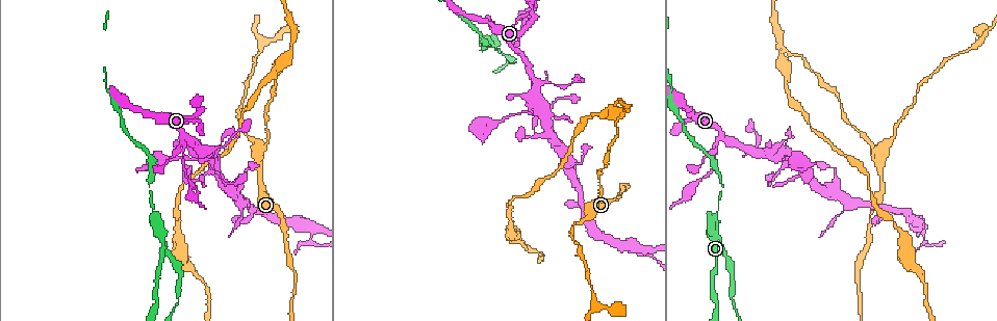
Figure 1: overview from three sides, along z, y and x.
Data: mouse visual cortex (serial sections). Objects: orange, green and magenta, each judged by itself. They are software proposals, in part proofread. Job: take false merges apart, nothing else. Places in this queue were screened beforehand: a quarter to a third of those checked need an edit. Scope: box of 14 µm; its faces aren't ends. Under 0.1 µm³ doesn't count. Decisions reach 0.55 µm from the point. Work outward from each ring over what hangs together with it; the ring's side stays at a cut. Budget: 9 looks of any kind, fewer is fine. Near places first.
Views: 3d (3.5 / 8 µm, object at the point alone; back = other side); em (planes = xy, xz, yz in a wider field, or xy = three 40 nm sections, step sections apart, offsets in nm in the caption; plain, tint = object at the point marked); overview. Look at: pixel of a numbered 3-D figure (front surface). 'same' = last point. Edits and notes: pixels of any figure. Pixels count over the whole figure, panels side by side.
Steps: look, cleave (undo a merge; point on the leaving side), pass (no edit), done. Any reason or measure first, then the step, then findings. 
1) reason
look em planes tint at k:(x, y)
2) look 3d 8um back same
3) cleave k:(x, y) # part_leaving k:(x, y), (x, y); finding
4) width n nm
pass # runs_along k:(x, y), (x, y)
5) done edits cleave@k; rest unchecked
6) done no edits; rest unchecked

three arms meet
look 3d 3.5um at 1:(185, 134)

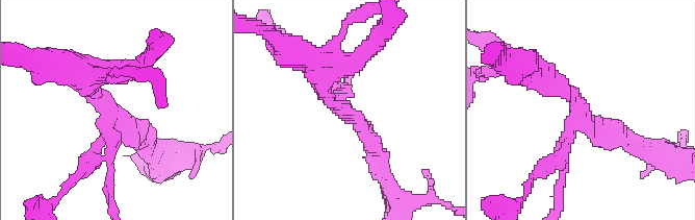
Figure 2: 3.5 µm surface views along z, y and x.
look em xy step 5 tint at 2:(113, 113)

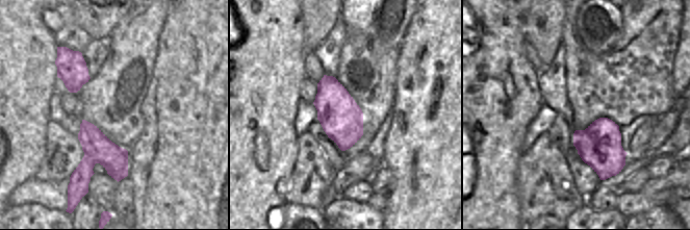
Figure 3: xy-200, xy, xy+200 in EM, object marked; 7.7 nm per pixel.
another direction
look em xy step 3 tint same

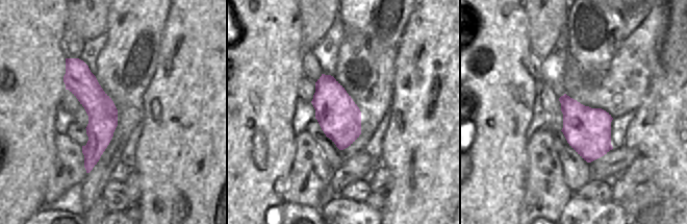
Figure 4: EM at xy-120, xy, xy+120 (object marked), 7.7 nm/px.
width 320 nm
pass # runs_along 2:(538, 75), (632, 146); one cell here

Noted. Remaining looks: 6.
thin neck
look 3d 3.5um back at 1:(154, 208)

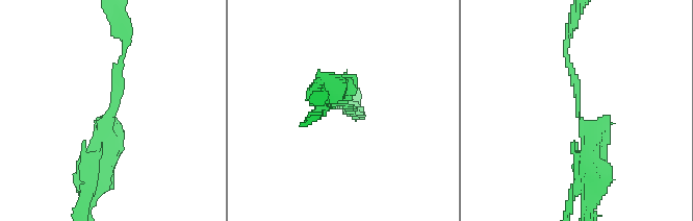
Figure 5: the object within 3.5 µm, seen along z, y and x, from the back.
arm_widths 100, 300 nm; now the EM
look em planes tint at 5:(112, 105)

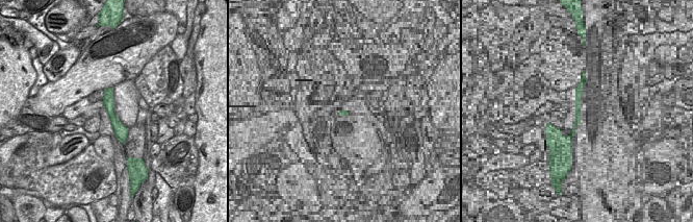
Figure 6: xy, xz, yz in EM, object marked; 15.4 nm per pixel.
cleave 5:(576, 89) # a second cell is stuck on

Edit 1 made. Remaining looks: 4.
sharp bend
look 3d 3.5um at 1:(529, 136)

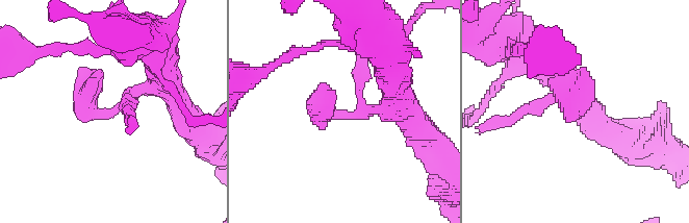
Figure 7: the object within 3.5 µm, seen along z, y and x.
look em xy step 1 tint at 7:(348, 116)

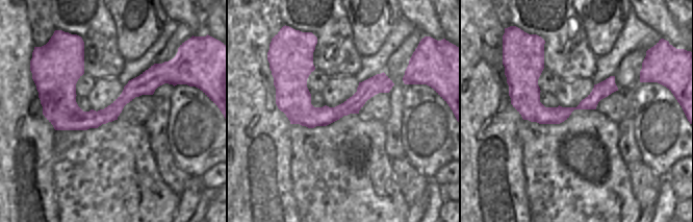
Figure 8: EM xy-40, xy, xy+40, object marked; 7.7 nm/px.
pass # all the same cell

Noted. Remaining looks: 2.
arms part here
look 3d 3.5um at 1:(310, 227)

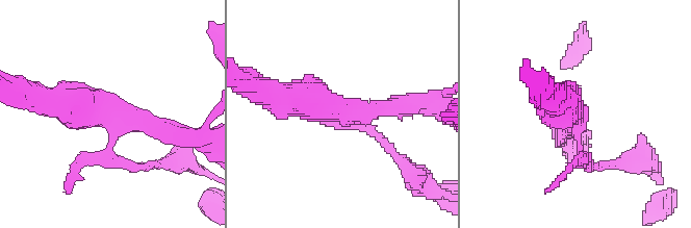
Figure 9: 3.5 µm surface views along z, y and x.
arms 3; arm_widths 150, 250, 450 nm
look em planes tint at 9:(578, 121)

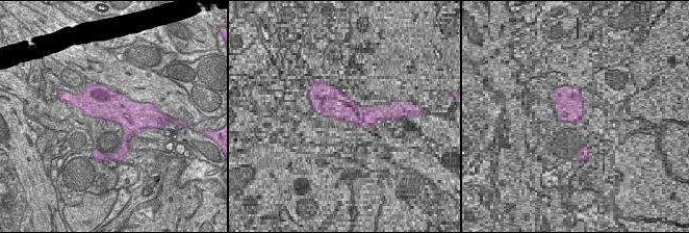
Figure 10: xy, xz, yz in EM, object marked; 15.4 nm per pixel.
width 480 nm
cleave 9:(370, 130) # part_leaving 9:(113, 141), (107, 154), (129, 167), (168, 157); two cells meet here

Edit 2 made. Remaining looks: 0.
done edits cleave@5, cleave@9; rest unchecked

